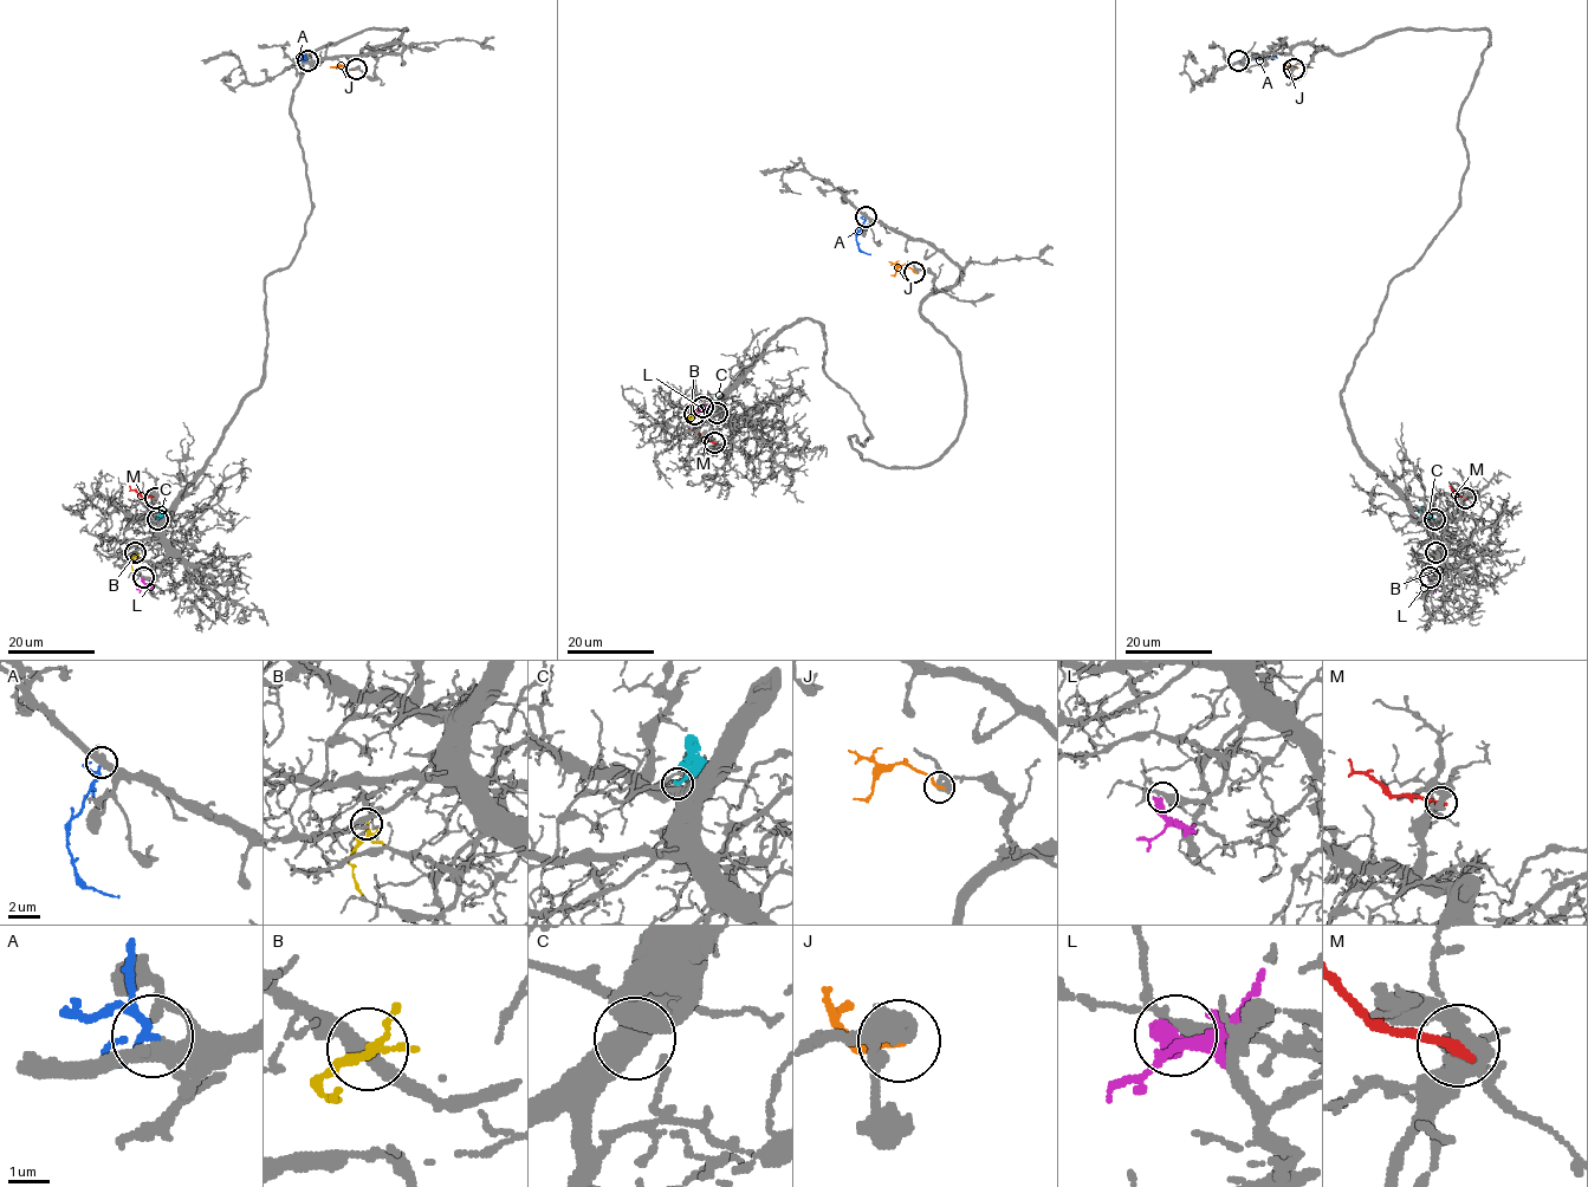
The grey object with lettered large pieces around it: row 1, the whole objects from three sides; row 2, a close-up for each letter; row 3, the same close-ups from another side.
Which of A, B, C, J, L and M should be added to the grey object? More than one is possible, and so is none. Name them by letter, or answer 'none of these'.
B

